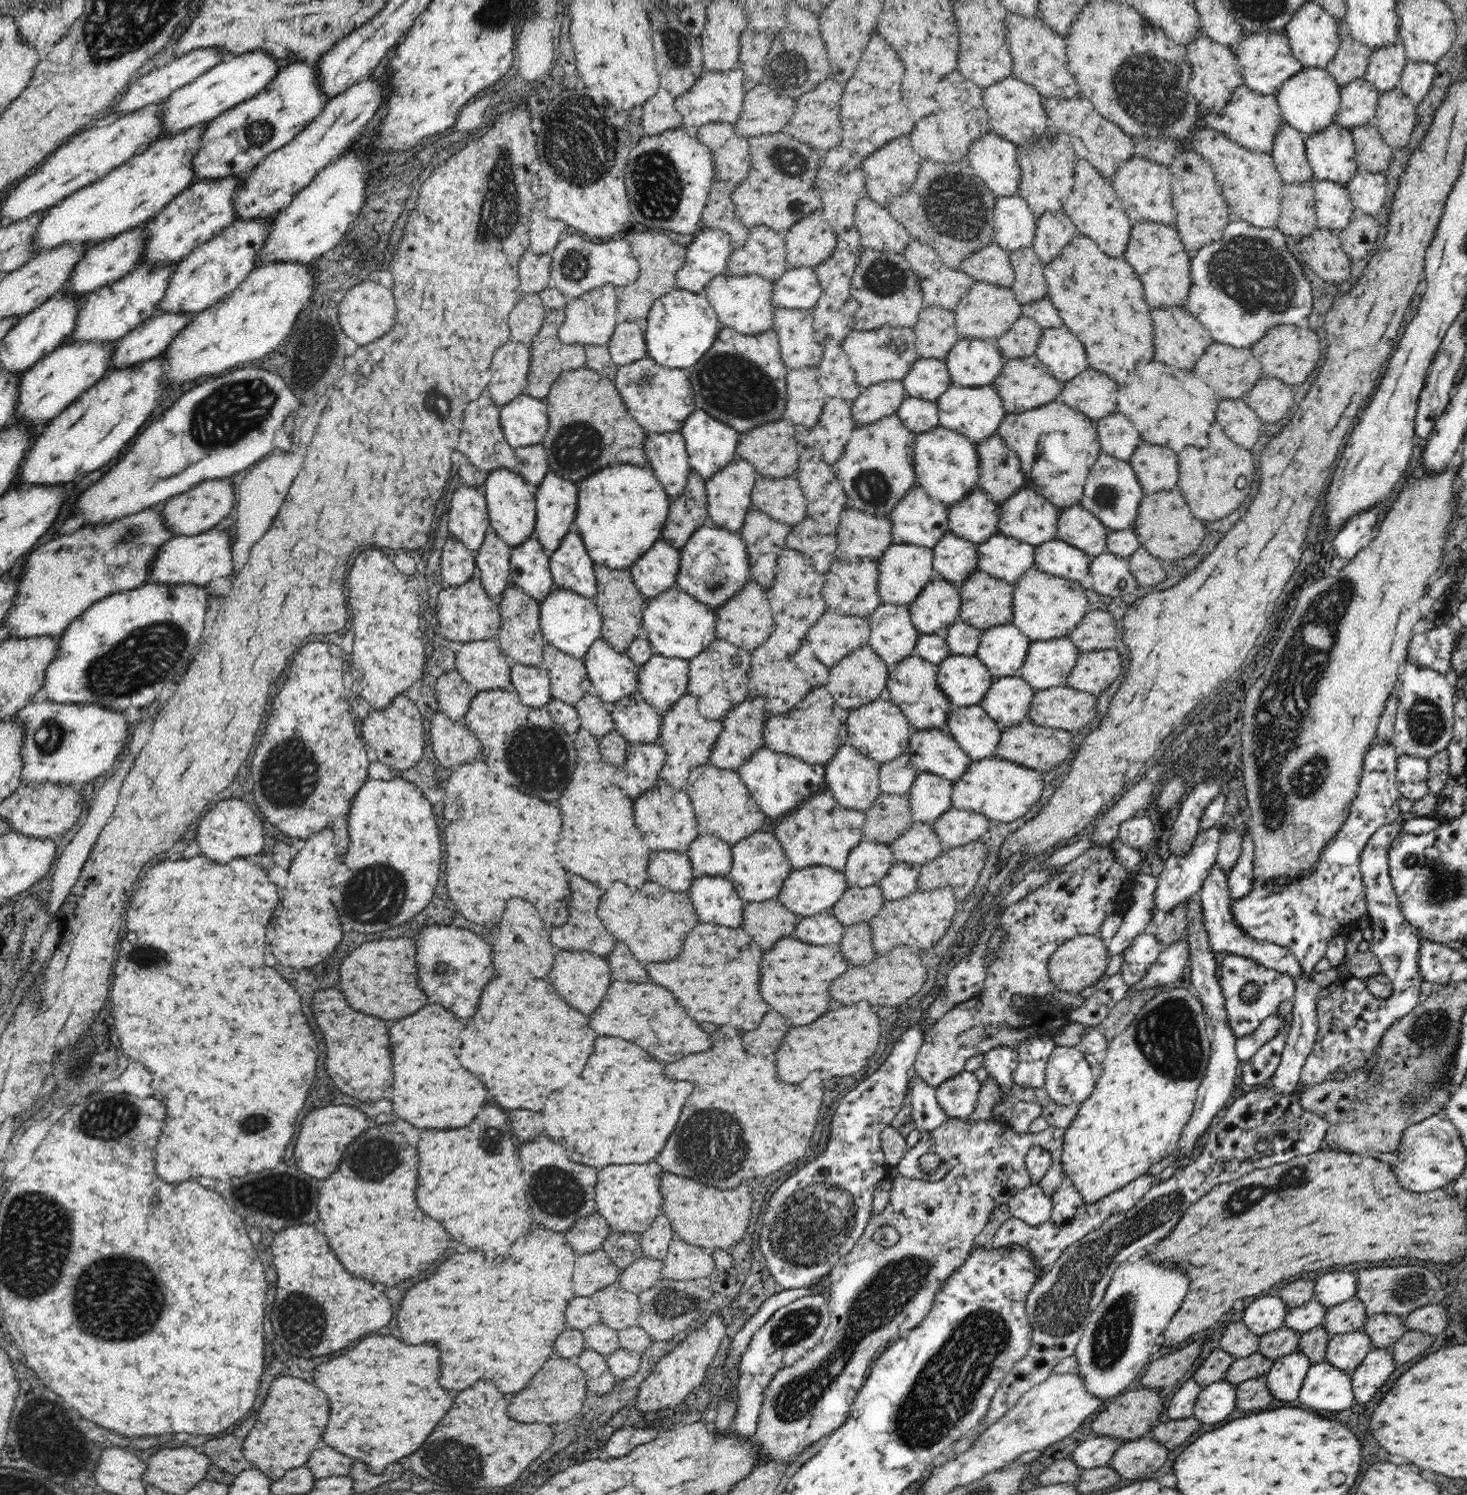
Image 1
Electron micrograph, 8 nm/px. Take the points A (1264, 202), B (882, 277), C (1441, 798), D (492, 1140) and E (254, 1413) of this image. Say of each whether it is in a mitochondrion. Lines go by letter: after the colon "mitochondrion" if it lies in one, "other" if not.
A: other
B: mitochondrion
C: other
D: mitochondrion
E: other

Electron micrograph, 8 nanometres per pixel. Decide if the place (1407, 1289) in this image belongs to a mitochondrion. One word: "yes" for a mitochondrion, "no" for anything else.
yes

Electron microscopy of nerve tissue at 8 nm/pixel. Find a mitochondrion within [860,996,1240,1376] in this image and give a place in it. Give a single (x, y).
(1058, 1311)

